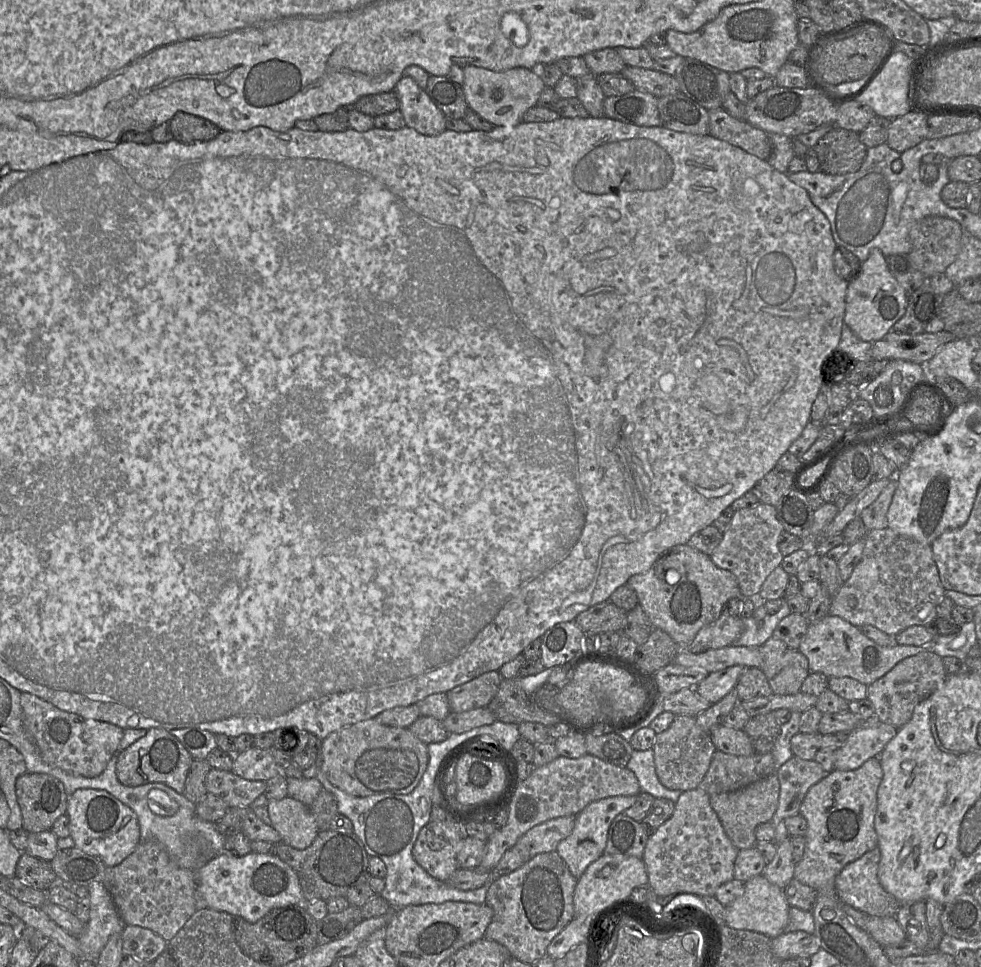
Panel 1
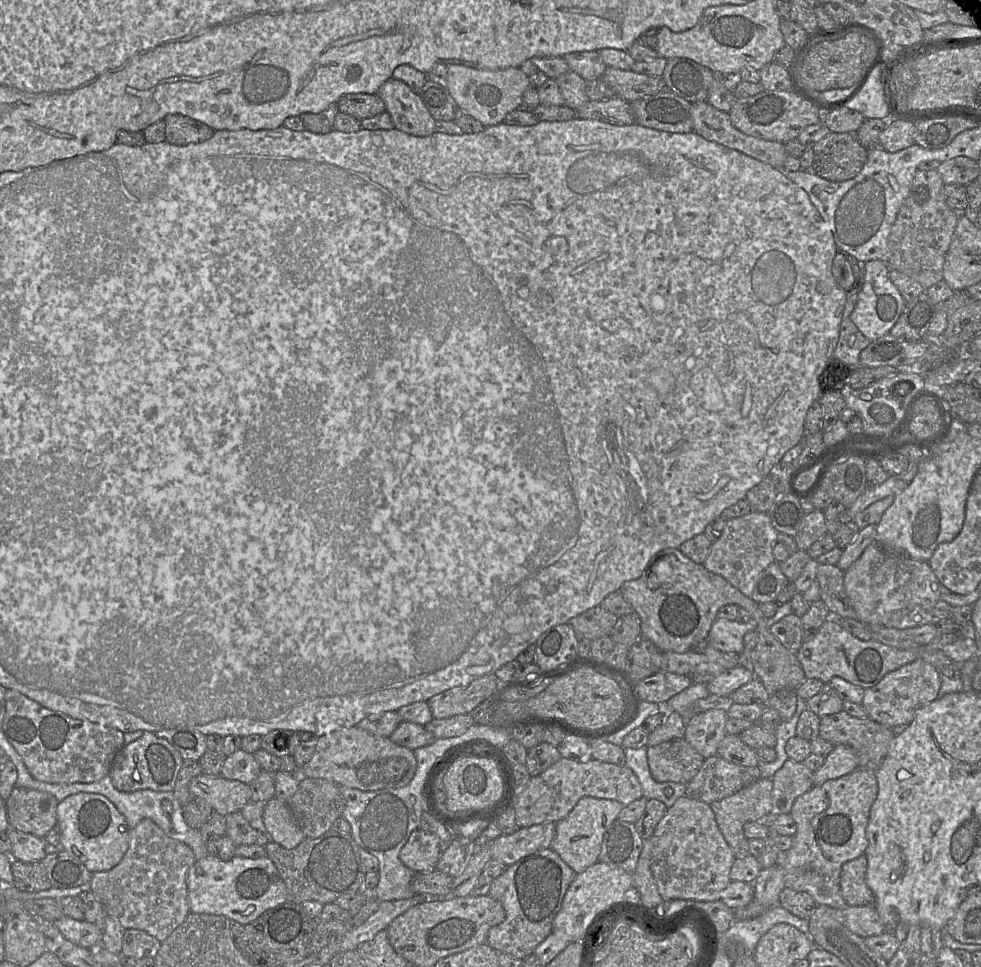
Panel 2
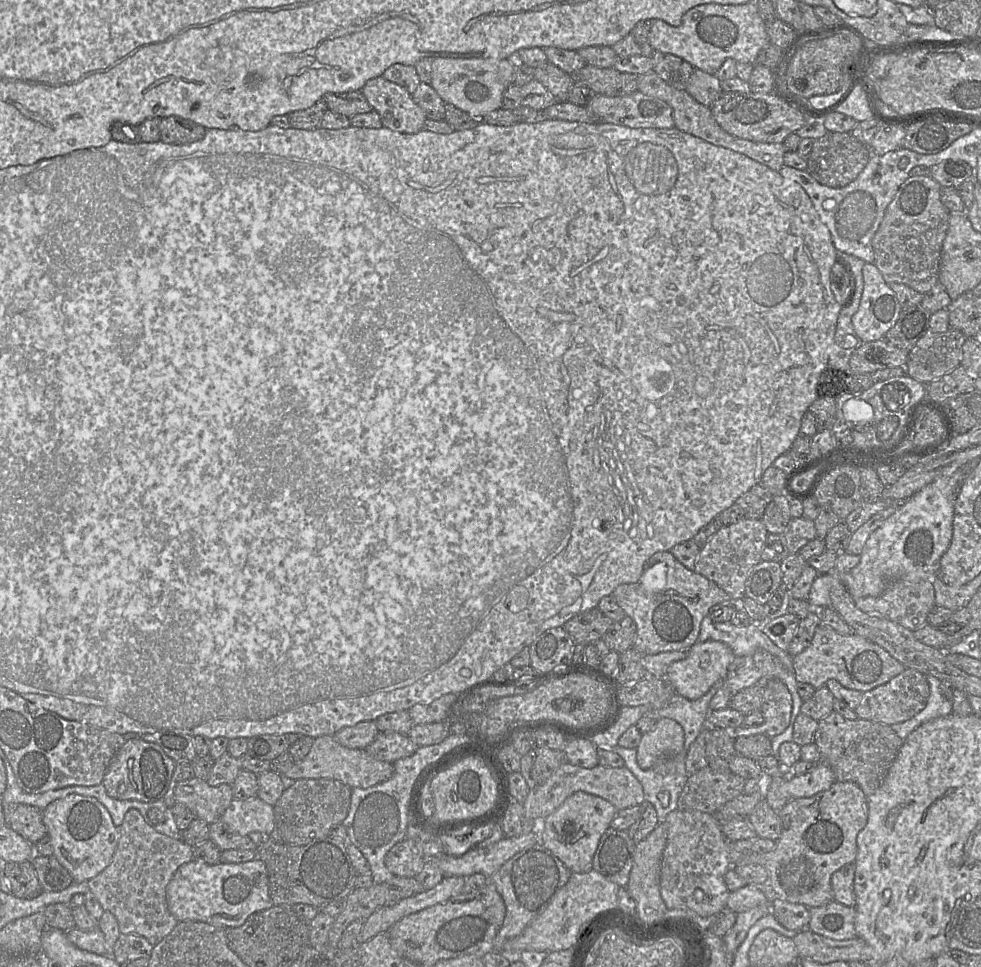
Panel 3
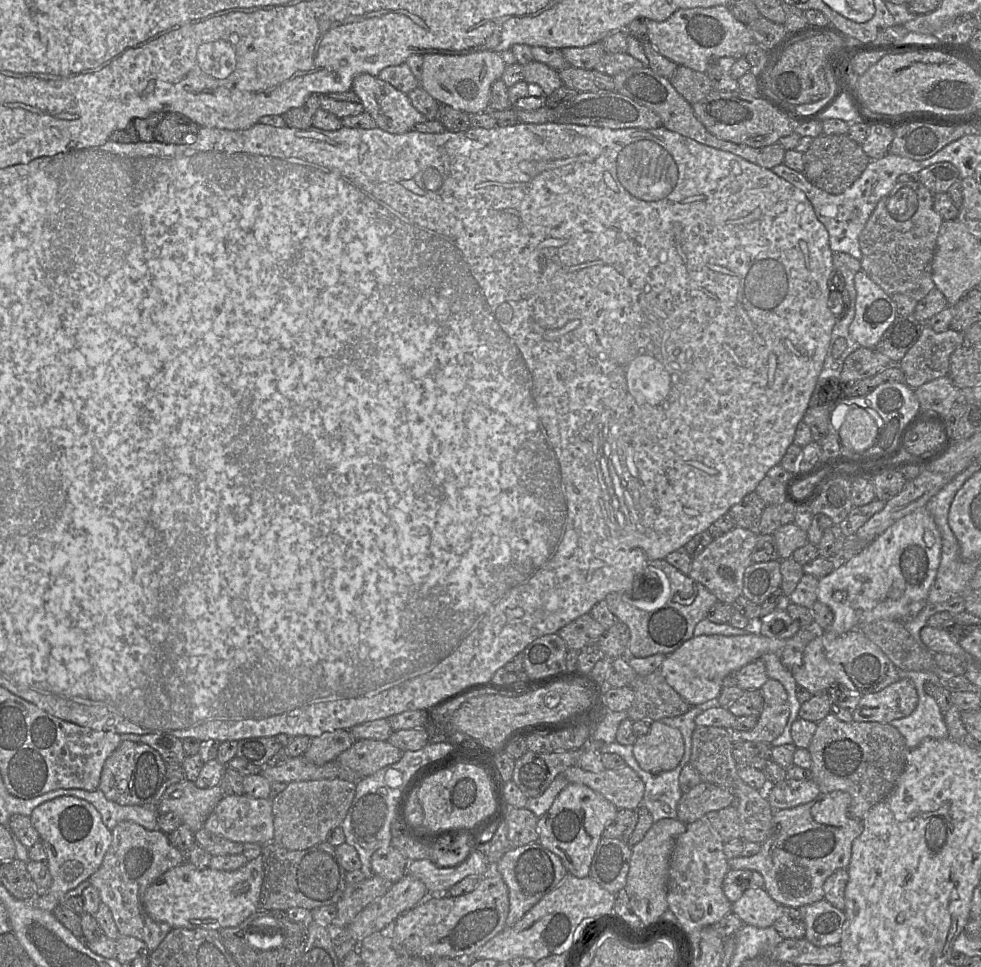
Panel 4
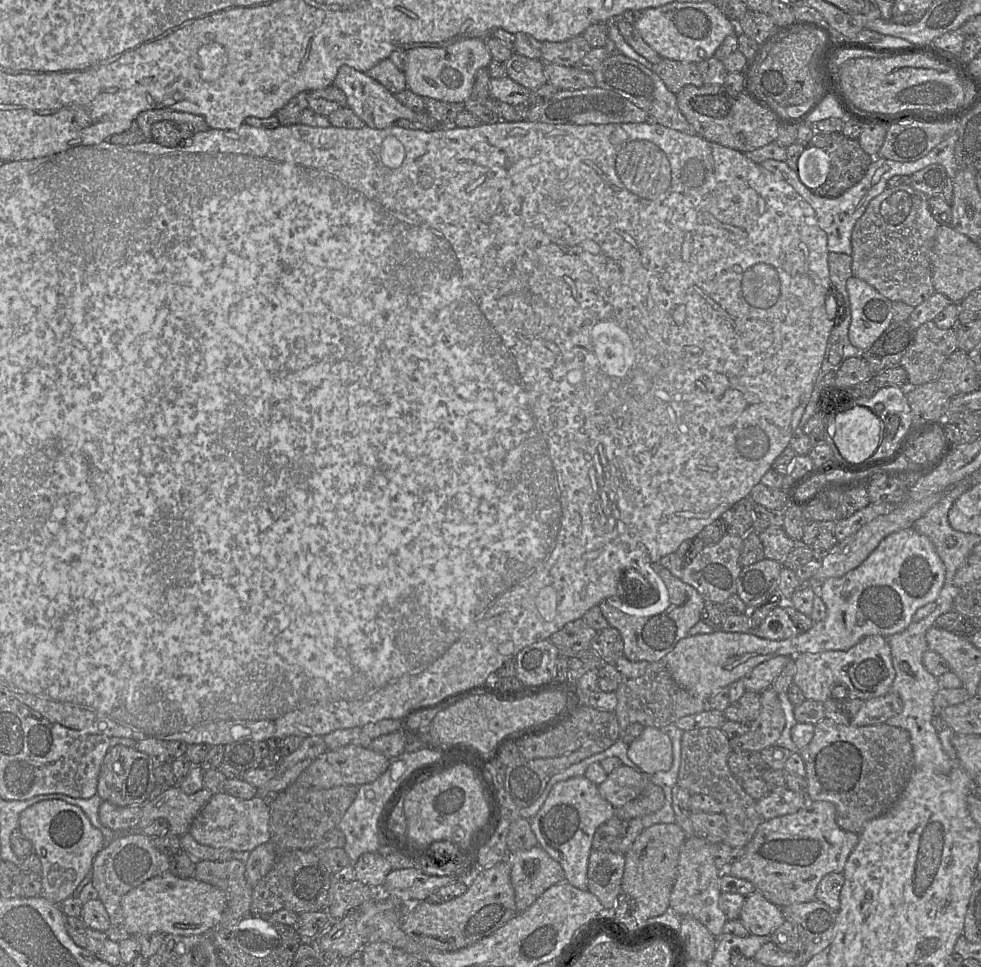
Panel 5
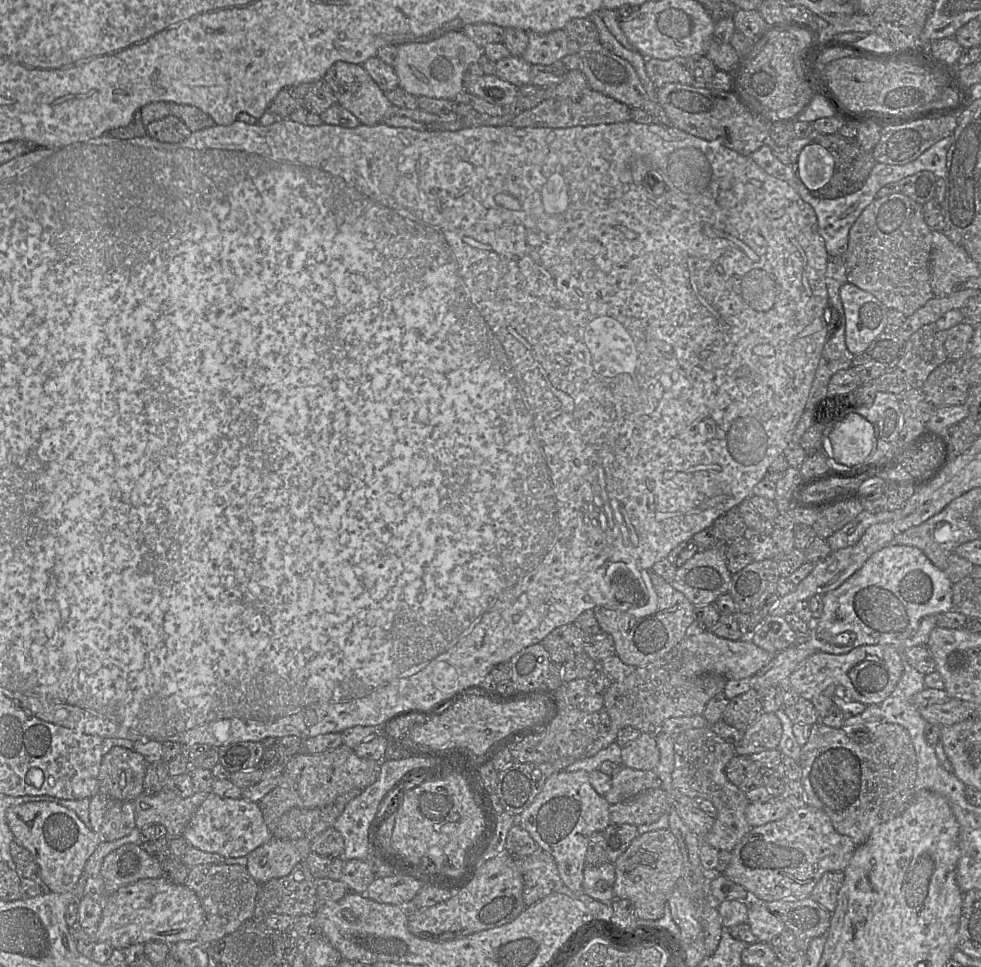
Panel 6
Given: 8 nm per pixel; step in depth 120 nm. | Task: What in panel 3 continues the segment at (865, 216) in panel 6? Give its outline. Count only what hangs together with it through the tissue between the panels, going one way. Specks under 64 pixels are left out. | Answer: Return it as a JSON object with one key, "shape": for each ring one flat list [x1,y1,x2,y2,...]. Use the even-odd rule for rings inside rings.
{"shape":[[930,175,908,177,885,210,872,240,873,264,886,283,901,283,925,294,939,282,941,249,950,212,940,199,940,184]]}

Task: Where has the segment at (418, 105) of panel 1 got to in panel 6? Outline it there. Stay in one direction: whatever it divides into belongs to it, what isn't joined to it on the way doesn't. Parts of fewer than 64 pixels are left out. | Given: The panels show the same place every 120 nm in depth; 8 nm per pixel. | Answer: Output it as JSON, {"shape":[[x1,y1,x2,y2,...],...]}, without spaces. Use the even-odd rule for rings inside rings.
{"shape":[[339,61,330,66,322,78,332,89,337,103,350,111,362,125,376,125,393,115,393,107,385,92,373,81,361,64]]}

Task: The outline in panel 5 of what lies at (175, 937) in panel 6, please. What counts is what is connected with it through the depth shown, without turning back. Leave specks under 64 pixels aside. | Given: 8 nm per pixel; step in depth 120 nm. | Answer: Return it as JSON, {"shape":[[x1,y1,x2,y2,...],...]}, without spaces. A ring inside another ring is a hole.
{"shape":[[165,871,131,889,122,898,121,907,124,927,129,935,210,935,220,923,226,896,219,888,195,877,182,879]]}

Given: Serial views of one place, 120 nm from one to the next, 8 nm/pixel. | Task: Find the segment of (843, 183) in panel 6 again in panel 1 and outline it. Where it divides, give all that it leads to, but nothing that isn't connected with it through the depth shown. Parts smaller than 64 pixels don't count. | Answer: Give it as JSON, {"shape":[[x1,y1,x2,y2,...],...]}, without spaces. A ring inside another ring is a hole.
{"shape":[[836,125,819,138,813,148,819,163,819,171,831,175,856,172,864,162,867,153,867,147,861,142,859,133]]}

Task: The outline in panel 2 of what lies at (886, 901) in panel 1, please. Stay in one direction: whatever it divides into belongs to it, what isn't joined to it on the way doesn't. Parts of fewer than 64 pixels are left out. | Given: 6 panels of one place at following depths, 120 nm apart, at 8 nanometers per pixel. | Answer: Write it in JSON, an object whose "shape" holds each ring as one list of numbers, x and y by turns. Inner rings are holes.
{"shape":[[865,854,843,864,840,893,848,906,874,906,876,898,866,883,866,870]]}

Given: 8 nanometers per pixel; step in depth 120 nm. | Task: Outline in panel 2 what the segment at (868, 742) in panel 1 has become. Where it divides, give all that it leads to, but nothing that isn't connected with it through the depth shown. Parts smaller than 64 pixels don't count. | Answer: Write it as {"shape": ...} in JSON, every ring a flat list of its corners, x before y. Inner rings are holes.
{"shape":[[839,744,825,757,823,765,814,772,813,785,845,776,858,768,858,757,853,749]]}

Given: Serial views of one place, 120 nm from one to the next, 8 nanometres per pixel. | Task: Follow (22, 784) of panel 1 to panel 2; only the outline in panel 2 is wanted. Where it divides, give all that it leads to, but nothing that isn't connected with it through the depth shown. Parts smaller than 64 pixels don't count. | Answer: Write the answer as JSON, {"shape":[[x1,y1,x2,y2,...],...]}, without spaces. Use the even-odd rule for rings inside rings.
{"shape":[[15,786,5,801,10,828,45,837,57,824,58,803,48,792]]}

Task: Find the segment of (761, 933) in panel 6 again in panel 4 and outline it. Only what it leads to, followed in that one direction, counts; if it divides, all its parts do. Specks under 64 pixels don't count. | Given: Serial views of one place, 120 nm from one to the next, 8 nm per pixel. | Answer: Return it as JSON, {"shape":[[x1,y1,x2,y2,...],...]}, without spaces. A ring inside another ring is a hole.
{"shape":[[753,887,744,890,742,896,732,903,731,912,736,914,743,924,766,928,772,926,780,916,781,905,771,898,764,887]]}

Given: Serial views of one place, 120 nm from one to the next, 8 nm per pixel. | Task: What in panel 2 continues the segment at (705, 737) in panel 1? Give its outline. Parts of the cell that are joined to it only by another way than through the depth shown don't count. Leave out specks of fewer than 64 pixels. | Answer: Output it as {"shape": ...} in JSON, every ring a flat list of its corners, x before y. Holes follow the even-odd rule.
{"shape":[[684,737,647,747,647,757,655,781,683,784,695,777,705,761]]}

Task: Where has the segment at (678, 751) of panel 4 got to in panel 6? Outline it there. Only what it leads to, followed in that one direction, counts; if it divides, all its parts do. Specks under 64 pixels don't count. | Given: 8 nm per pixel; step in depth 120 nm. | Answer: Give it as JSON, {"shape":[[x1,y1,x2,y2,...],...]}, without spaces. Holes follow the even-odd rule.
{"shape":[[641,733,621,749,622,765,636,770,654,770,660,760,656,736]]}

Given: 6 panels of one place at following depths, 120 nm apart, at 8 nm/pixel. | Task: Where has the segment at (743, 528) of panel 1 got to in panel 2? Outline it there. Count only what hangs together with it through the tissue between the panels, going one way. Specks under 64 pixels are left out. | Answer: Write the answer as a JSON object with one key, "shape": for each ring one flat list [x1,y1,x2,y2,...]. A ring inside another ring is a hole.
{"shape":[[751,511,743,516,727,520,721,536,712,543,704,567,717,574,745,596,751,598,759,575,773,562,773,546,778,531,773,527,768,513]]}

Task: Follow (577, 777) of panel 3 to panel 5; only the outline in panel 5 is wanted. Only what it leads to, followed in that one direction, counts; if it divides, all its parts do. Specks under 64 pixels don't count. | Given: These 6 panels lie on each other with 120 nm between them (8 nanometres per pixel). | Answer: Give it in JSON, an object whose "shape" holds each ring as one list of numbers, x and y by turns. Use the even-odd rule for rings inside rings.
{"shape":[[622,764,598,785,598,791,615,809,620,808,642,794,650,784,648,776]]}

